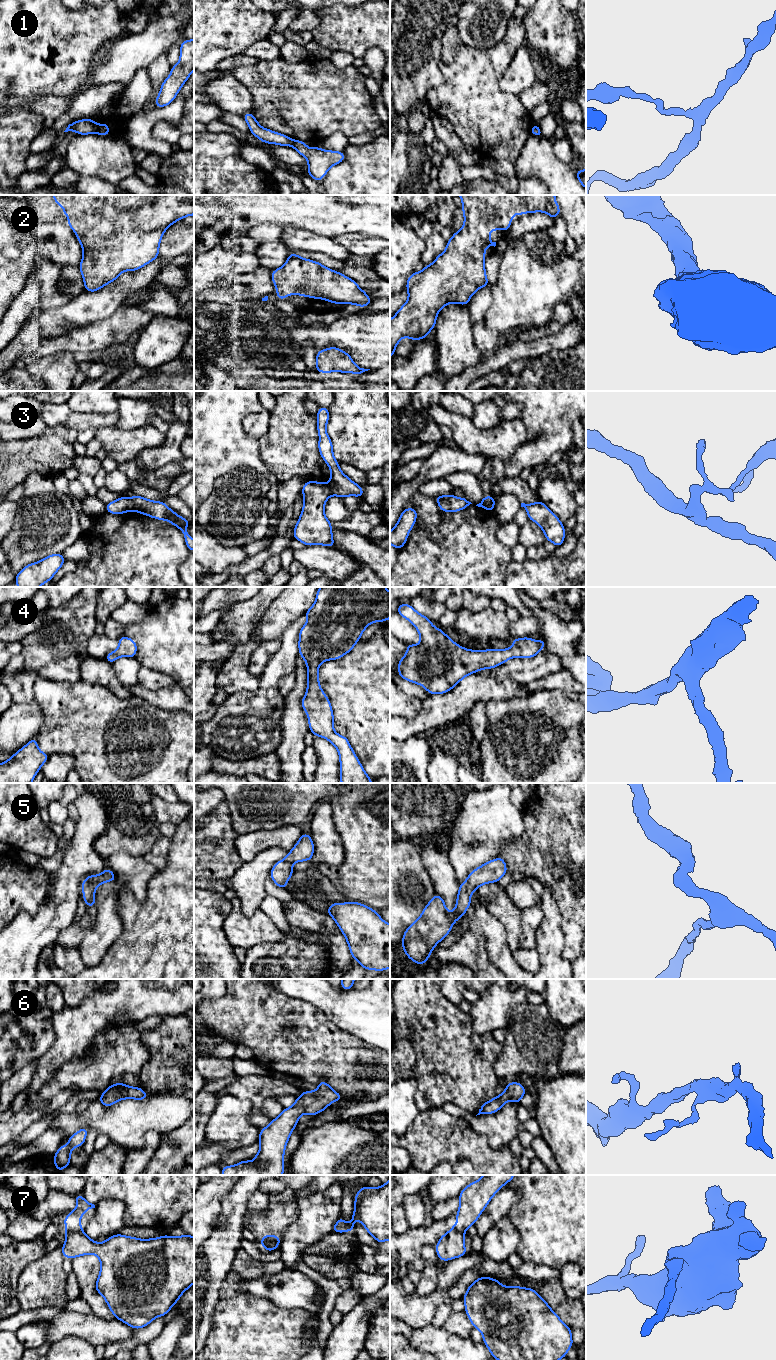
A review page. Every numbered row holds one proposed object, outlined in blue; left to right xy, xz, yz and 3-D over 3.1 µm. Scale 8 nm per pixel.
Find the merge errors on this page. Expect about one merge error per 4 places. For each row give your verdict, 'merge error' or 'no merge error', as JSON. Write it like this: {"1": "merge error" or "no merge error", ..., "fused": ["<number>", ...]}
{"1": "merge error", "2": "no merge error", "3": "merge error", "4": "no merge error", "5": "no merge error", "6": "no merge error", "7": "merge error", "fused": ["1", "3", "7"]}

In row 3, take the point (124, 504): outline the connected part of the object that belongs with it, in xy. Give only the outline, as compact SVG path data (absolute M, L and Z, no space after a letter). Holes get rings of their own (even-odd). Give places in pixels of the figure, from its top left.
M122 496L119 499L106 504L106 512L110 514L123 514L134 510L131 498Z

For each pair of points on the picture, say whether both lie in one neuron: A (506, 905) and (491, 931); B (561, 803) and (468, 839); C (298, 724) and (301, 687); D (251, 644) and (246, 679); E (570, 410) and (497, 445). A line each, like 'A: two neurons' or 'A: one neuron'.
A: two neurons
B: two neurons
C: one neuron
D: one neuron
E: two neurons

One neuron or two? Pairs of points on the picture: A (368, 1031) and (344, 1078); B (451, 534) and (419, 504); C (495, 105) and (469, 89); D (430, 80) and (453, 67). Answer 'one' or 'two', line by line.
A: two
B: two
C: one
D: two

